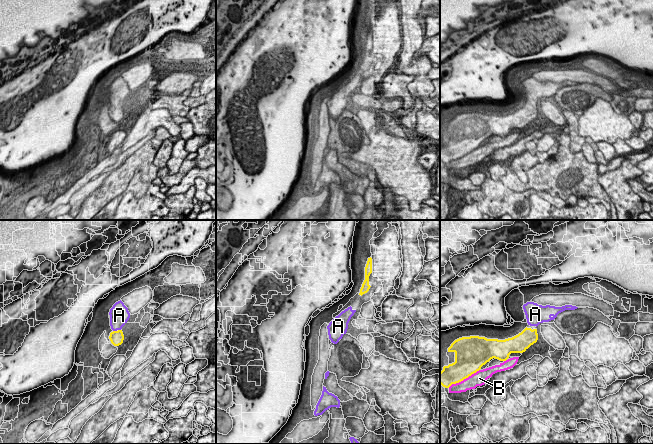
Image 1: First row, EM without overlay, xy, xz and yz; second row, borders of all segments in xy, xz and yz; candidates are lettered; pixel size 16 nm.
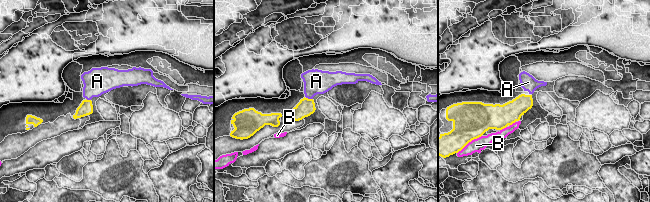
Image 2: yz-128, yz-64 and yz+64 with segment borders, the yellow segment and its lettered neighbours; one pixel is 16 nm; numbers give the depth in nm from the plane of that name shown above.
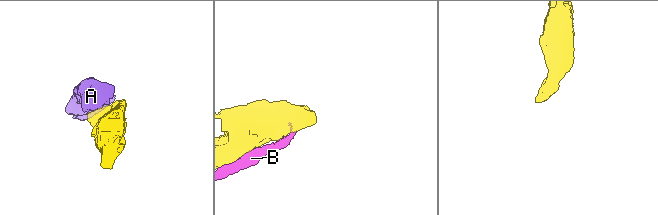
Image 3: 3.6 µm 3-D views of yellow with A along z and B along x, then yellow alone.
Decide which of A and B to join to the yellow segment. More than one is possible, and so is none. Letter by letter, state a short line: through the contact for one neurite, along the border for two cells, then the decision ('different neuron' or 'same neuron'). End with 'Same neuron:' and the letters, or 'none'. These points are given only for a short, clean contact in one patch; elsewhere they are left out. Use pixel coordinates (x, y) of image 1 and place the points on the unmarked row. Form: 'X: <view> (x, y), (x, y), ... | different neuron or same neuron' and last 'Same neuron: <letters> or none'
A: xy (116, 113), (115, 107), (115, 101), (119, 92) | same neuron
B: different neuron
Same neuron: A

